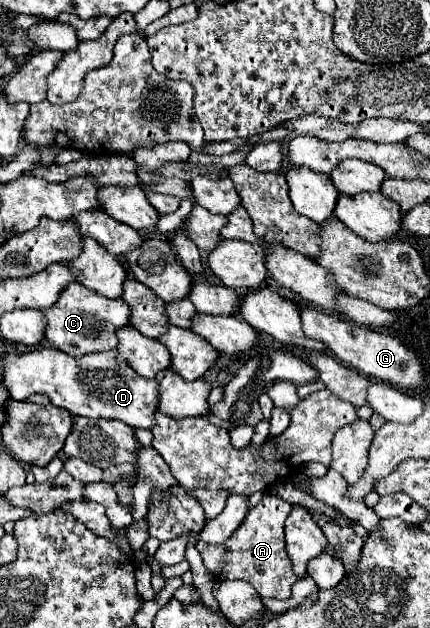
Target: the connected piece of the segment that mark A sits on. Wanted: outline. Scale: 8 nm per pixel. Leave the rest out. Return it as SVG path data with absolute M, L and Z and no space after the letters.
M266 493L226 543L212 545L212 543L198 541L196 549L200 551L202 561L206 569L214 575L214 579L220 579L220 581L242 579L254 585L262 597L290 599L292 585L298 579L292 571L292 561L288 559L284 549L284 521L290 509L292 505L288 501Z

